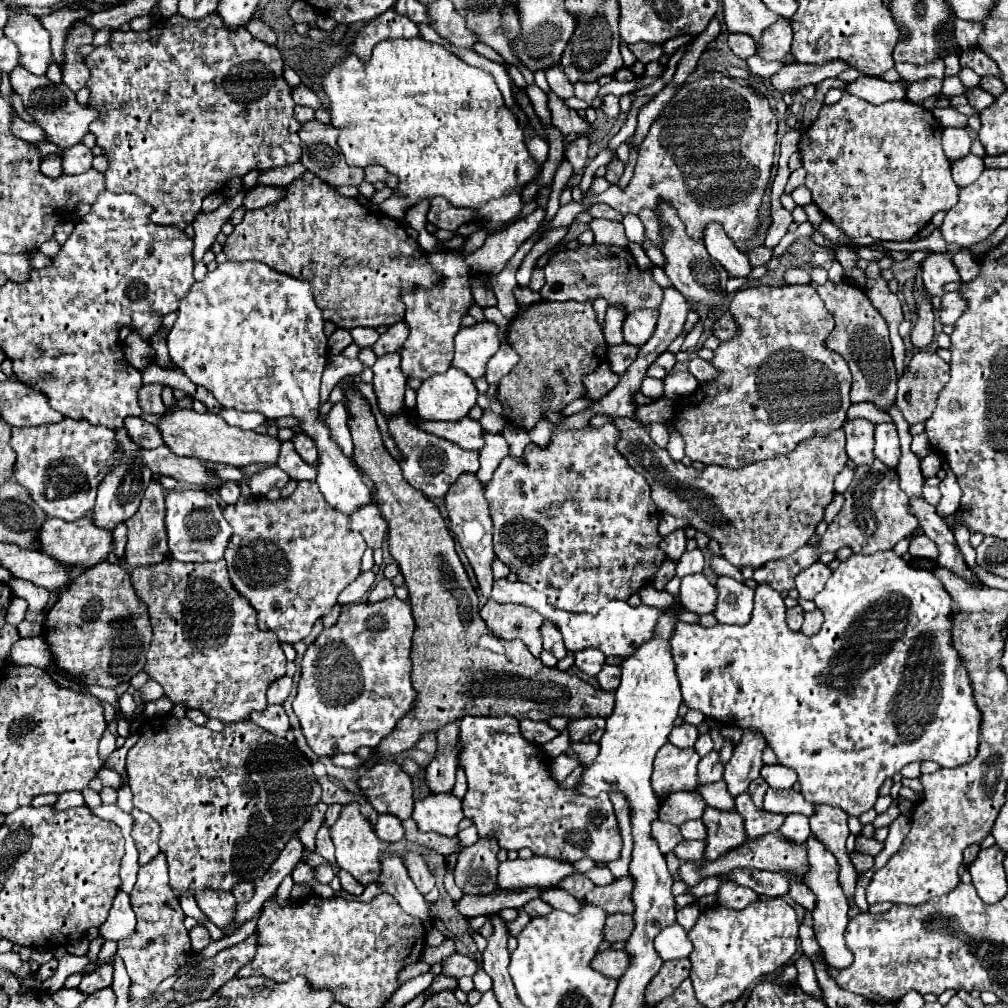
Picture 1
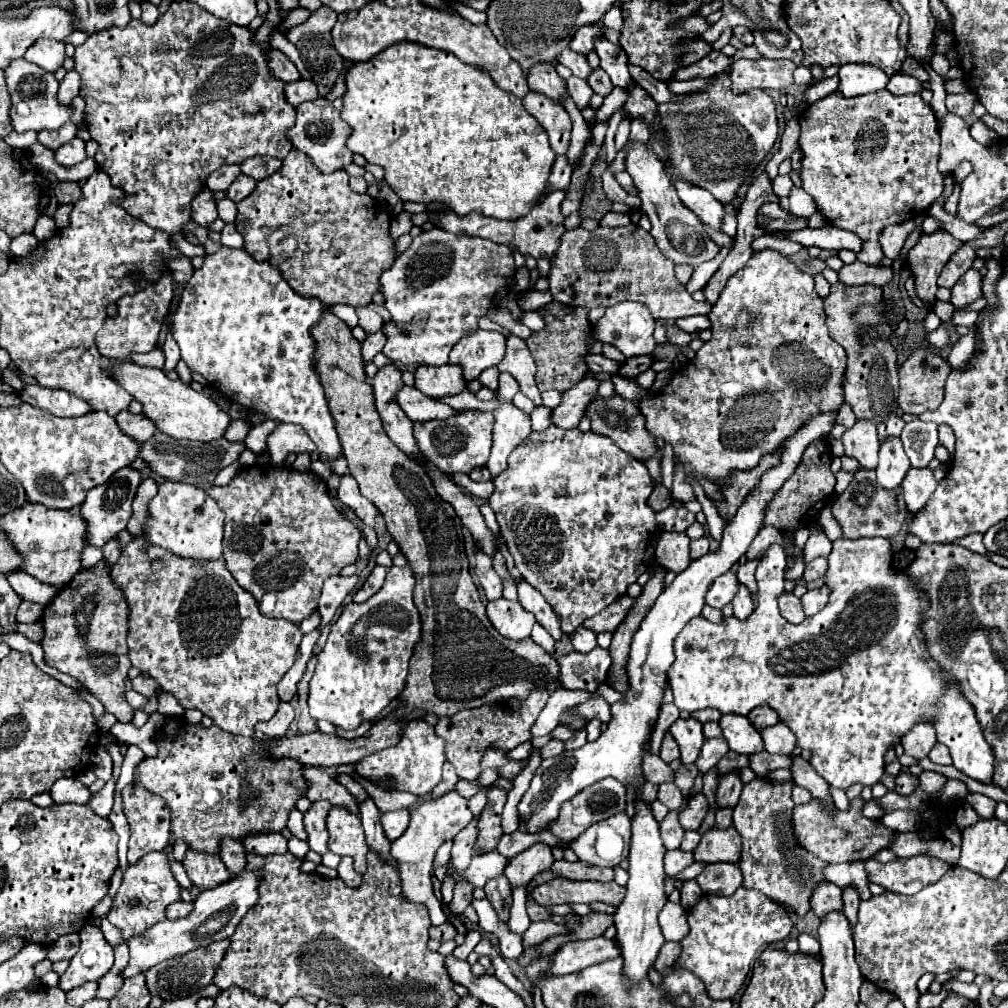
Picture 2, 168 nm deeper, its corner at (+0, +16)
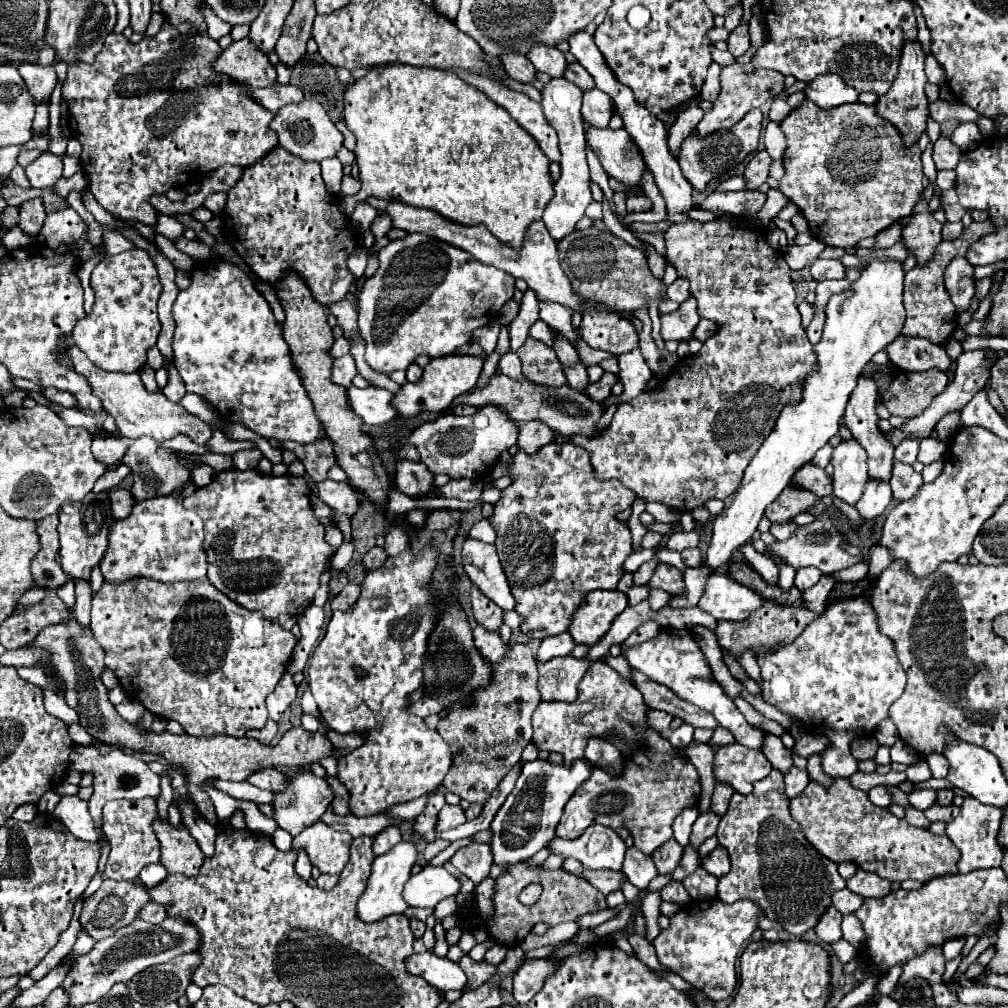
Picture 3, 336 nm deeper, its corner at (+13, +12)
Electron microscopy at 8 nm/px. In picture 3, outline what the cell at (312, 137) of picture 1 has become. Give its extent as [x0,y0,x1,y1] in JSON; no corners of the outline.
[270,100,344,162]

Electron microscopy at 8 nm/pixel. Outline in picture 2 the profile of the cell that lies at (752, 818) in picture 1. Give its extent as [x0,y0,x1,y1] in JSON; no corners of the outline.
[733,780,825,916]

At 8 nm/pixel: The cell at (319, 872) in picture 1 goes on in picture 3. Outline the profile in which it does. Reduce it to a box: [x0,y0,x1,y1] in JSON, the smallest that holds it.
[272,772,332,836]

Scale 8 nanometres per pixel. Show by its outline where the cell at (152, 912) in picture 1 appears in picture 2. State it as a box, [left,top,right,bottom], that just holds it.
[109,852,181,942]

